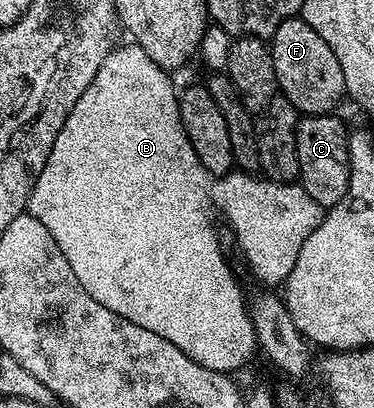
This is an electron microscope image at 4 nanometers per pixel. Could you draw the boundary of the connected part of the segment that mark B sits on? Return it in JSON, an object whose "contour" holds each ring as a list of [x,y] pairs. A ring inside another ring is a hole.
{"contour":[[[131,41],[125,43],[125,47],[117,46],[113,49],[105,57],[101,67],[101,72],[108,79],[108,99],[106,99],[108,103],[104,103],[104,125],[96,125],[92,131],[94,135],[88,133],[88,139],[84,143],[82,143],[82,139],[80,139],[80,145],[76,143],[76,149],[80,147],[80,155],[76,155],[76,157],[64,157],[64,149],[68,149],[68,155],[72,155],[74,145],[70,145],[70,143],[54,145],[54,149],[50,149],[50,157],[46,157],[46,165],[42,169],[42,173],[38,173],[38,181],[28,198],[27,214],[38,217],[38,221],[42,221],[42,225],[46,225],[50,237],[54,237],[54,241],[58,241],[58,249],[62,249],[62,257],[66,257],[66,261],[70,261],[70,269],[74,269],[74,277],[78,277],[82,289],[86,289],[86,293],[90,293],[90,297],[94,297],[98,301],[98,305],[106,305],[106,309],[110,309],[110,313],[118,313],[118,317],[122,317],[126,321],[134,321],[134,325],[142,325],[142,329],[150,329],[150,333],[158,333],[158,337],[166,337],[166,341],[170,341],[170,345],[178,345],[178,349],[182,349],[182,353],[186,353],[186,357],[190,357],[190,361],[198,361],[198,365],[202,365],[206,369],[236,373],[239,367],[244,367],[251,361],[252,354],[257,354],[258,344],[252,317],[246,306],[246,295],[244,299],[235,277],[232,276],[231,269],[224,264],[224,255],[220,252],[220,239],[216,236],[211,221],[208,220],[208,206],[213,203],[228,218],[228,223],[232,226],[233,233],[236,234],[236,243],[244,250],[244,259],[252,266],[253,273],[262,282],[276,283],[276,285],[283,284],[284,280],[288,278],[290,269],[294,269],[294,261],[298,257],[302,245],[306,245],[306,237],[310,237],[310,233],[314,233],[314,229],[318,229],[321,221],[324,220],[325,208],[319,207],[314,201],[314,197],[310,197],[310,193],[306,193],[304,188],[296,183],[275,183],[270,178],[257,177],[255,174],[245,173],[239,169],[233,169],[228,174],[219,177],[211,175],[198,161],[192,148],[192,142],[186,137],[184,126],[180,120],[178,91],[177,88],[172,88],[172,83],[168,80],[171,79],[169,72],[154,61],[150,61],[146,49],[142,49],[137,43]]]}

